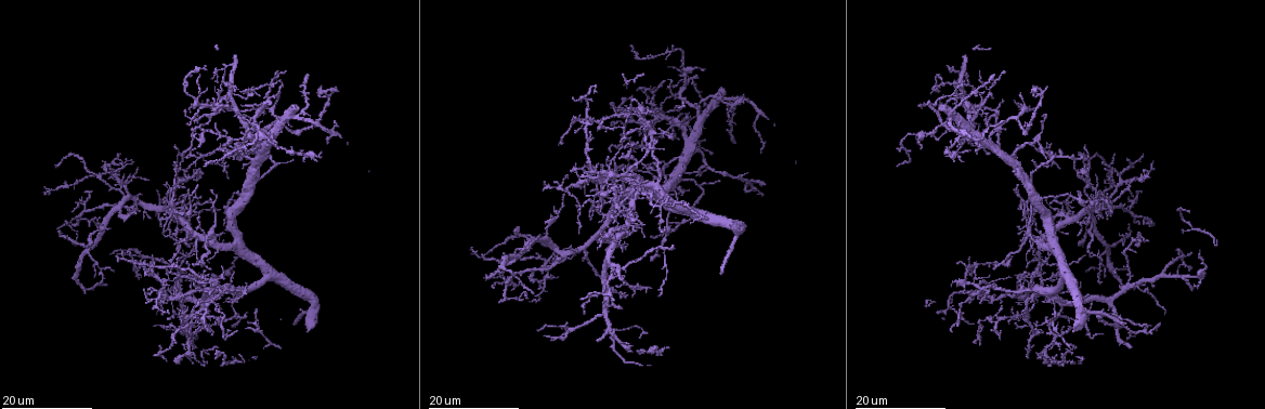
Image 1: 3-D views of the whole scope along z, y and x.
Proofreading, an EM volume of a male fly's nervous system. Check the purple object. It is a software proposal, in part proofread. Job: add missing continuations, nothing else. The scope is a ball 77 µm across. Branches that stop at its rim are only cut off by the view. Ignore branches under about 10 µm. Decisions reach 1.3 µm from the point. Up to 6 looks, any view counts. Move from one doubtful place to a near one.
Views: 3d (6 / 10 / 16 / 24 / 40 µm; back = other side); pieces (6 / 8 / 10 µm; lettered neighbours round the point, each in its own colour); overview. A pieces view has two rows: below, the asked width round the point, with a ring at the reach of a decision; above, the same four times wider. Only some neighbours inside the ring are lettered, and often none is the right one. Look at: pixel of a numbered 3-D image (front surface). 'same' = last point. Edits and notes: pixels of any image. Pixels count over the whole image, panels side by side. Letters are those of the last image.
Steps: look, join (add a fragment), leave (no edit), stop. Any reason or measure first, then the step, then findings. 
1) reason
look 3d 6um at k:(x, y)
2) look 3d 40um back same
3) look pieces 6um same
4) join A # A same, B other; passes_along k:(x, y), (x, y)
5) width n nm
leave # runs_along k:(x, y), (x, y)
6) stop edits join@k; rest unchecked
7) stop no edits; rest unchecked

tapers out
look 3d 24um at 1:(529, 303)

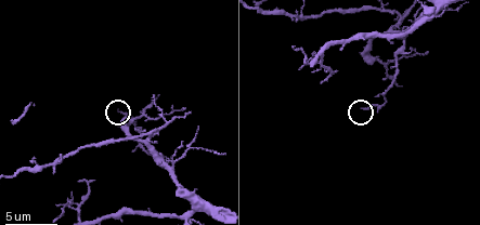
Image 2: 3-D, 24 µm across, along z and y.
see the neighbours
look pieces 8um at 2:(362, 110)

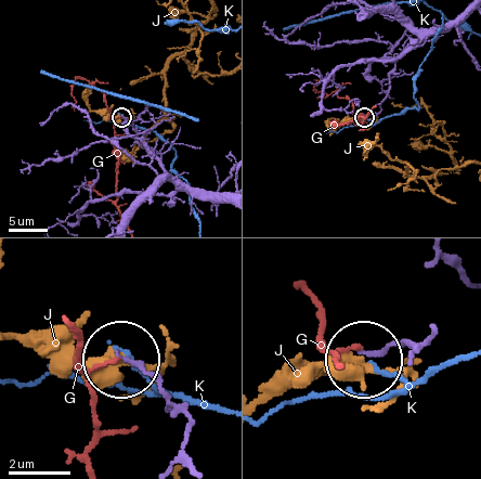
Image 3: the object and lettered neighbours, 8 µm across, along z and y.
width 170 nm
leave # G other, J other, K other; runs_along 3:(191, 461), (189, 429), (172, 398), (121, 359); none of them fits

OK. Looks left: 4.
an open end
look 3d 24um at 1:(1038, 265)

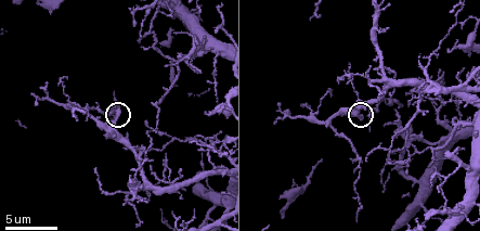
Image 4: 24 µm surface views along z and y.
look pieces 10um at 4:(116, 111)

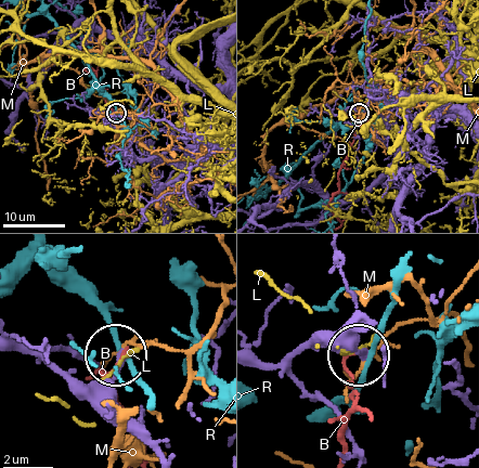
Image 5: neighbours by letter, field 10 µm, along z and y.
width 260 nm
leave # B other, L other, M other, R other; no lettered fragment goes on from it

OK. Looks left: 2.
branch stops here
look 3d 16um at 1:(682, 193)

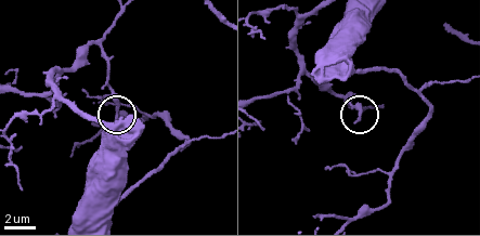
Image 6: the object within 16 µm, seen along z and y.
what lies round it
look pieces 6um at 6:(356, 119)

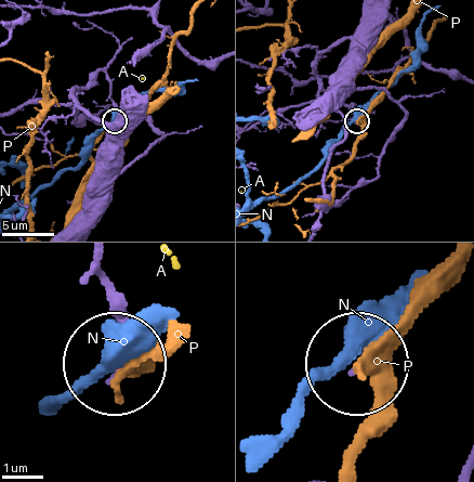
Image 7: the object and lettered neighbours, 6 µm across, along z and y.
leave # A other, N other, P other; none of them fits

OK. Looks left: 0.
stop no edits; rest unchecked

